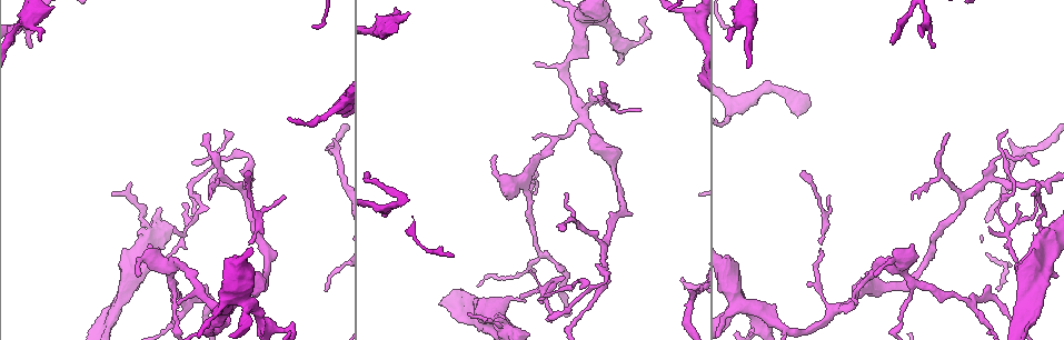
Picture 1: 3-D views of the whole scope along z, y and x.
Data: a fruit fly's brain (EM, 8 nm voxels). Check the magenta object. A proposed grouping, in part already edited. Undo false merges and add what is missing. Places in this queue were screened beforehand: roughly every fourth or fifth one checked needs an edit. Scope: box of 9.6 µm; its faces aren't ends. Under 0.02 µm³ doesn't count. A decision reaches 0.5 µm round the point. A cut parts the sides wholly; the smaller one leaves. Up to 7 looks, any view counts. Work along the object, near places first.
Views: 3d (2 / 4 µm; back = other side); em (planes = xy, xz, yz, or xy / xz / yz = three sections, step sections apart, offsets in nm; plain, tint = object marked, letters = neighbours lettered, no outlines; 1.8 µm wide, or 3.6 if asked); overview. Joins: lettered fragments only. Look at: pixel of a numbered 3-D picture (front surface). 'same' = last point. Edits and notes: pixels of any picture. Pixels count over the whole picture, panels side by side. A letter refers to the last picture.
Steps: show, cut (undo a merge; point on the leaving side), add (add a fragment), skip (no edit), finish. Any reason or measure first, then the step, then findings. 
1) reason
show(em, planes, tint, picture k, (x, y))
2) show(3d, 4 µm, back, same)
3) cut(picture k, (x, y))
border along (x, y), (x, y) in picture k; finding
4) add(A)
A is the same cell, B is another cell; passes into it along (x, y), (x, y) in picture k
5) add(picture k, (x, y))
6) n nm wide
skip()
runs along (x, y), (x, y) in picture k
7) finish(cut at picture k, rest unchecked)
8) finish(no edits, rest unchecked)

arms part here
show(em, yz, step 16, letters, picture 1, (505, 328))

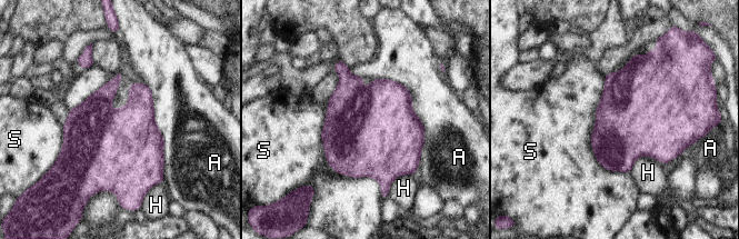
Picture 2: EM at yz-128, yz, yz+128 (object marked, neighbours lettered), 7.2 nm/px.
cut it another way
show(em, planes, letters, same)

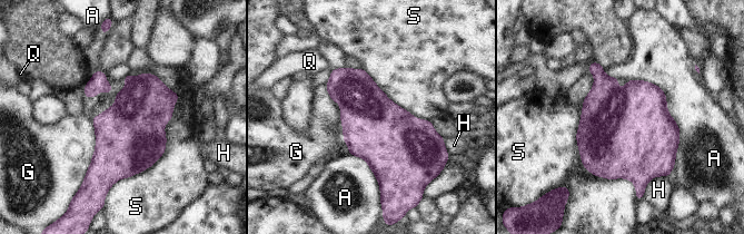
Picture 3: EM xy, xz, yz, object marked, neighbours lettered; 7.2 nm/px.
skip()
A, G, H, Q and S are other cells; border along (176, 91), (165, 152), (106, 194) in picture 3; one neuron here

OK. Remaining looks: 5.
abrupt turn
show(3d, 2 µm, picture 1, (892, 330))

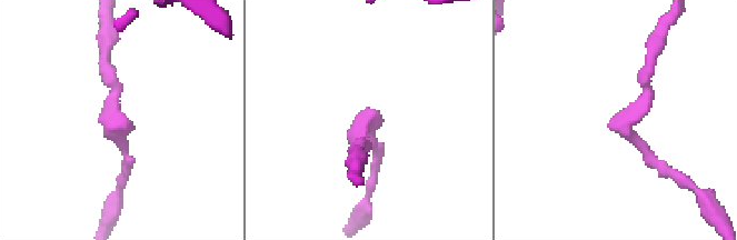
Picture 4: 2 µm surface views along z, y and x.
show(em, planes, tint, picture 4, (623, 121))

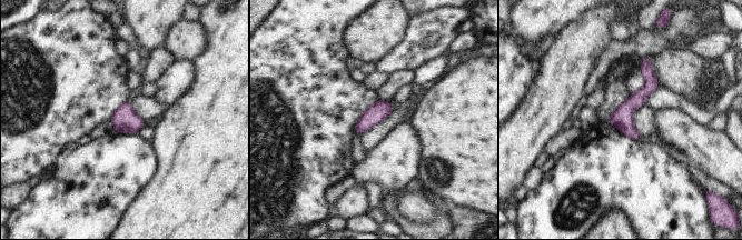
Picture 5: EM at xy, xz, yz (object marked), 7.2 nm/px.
what lies round it
show(em, planes, letters, same)

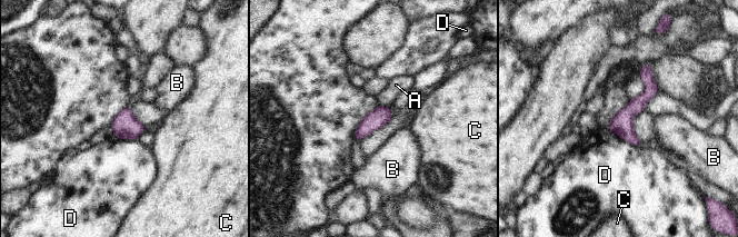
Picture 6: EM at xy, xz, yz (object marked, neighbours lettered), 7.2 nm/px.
skip()
A, B, C and D are other cells; runs along (646, 66), (648, 92), (627, 114), (636, 142) in picture 6; all the same neuron

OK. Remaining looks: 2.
tapers out
show(em, xz, step 16, letters, picture 1, (386, 216))

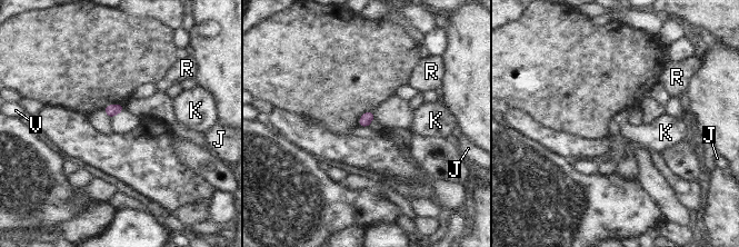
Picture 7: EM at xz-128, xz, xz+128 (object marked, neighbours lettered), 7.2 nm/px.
another direction
show(em, planes, letters, same)

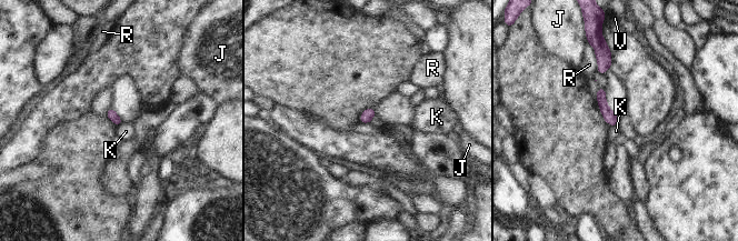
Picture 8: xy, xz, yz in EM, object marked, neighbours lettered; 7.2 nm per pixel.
70 nm wide
skip()
J, K, R and V are other cells; border along (617, 124), (612, 127) in picture 8; none of them fits

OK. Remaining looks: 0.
finish(no edits, rest unchecked)

